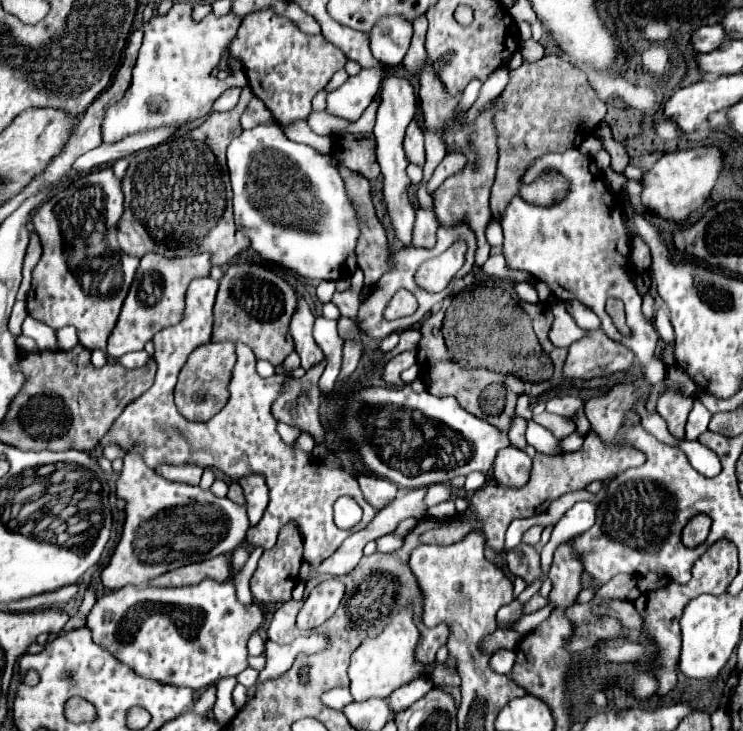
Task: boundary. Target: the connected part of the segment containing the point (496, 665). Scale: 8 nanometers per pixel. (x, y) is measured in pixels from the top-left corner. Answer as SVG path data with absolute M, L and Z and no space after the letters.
M497 649L495 653L493 653L493 657L491 657L491 667L493 667L493 671L497 671L497 673L503 673L503 675L507 675L507 673L511 673L511 669L513 669L513 665L515 665L515 651L511 651L511 649Z

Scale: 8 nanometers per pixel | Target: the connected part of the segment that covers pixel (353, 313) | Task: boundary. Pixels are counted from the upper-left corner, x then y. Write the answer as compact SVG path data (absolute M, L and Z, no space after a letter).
M361 273L361 279L351 283L351 289L343 291L343 293L335 293L331 303L337 305L337 309L341 311L343 317L349 317L349 319L357 319L357 309L359 309L359 289L363 287L363 273Z

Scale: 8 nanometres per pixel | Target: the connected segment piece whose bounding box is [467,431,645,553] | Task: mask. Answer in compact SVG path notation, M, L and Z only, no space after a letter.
M589 431L585 435L585 443L579 451L575 453L567 453L567 455L543 455L537 453L533 459L535 467L531 471L531 479L523 489L505 489L499 485L485 485L481 487L469 501L469 509L467 513L477 513L479 520L487 533L487 541L495 551L503 551L503 541L505 541L505 531L511 525L513 519L519 517L533 517L545 511L545 507L559 499L565 493L577 491L587 487L591 481L605 481L605 479L613 479L619 473L627 471L629 467L639 467L645 463L645 455L633 447L607 447L599 441L599 437Z

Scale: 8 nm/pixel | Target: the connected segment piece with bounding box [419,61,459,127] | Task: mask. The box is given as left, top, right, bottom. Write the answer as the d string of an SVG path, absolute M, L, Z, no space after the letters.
M427 61L425 73L421 73L421 77L419 77L419 105L421 105L421 111L423 111L425 123L427 123L429 127L441 127L443 121L445 121L447 117L451 117L457 101L459 101L459 95L457 95L457 97L449 97L449 95L441 89L441 83L437 81L437 75L433 73L433 65L429 65L429 61Z

